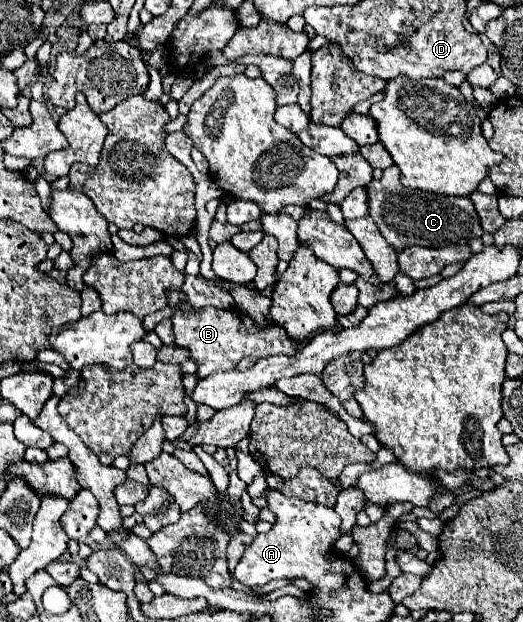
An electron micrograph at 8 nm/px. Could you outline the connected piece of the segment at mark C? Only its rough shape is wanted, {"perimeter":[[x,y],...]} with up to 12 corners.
{"perimeter":[[396,165],[366,185],[382,237],[446,247],[482,237],[468,197],[404,189]]}

